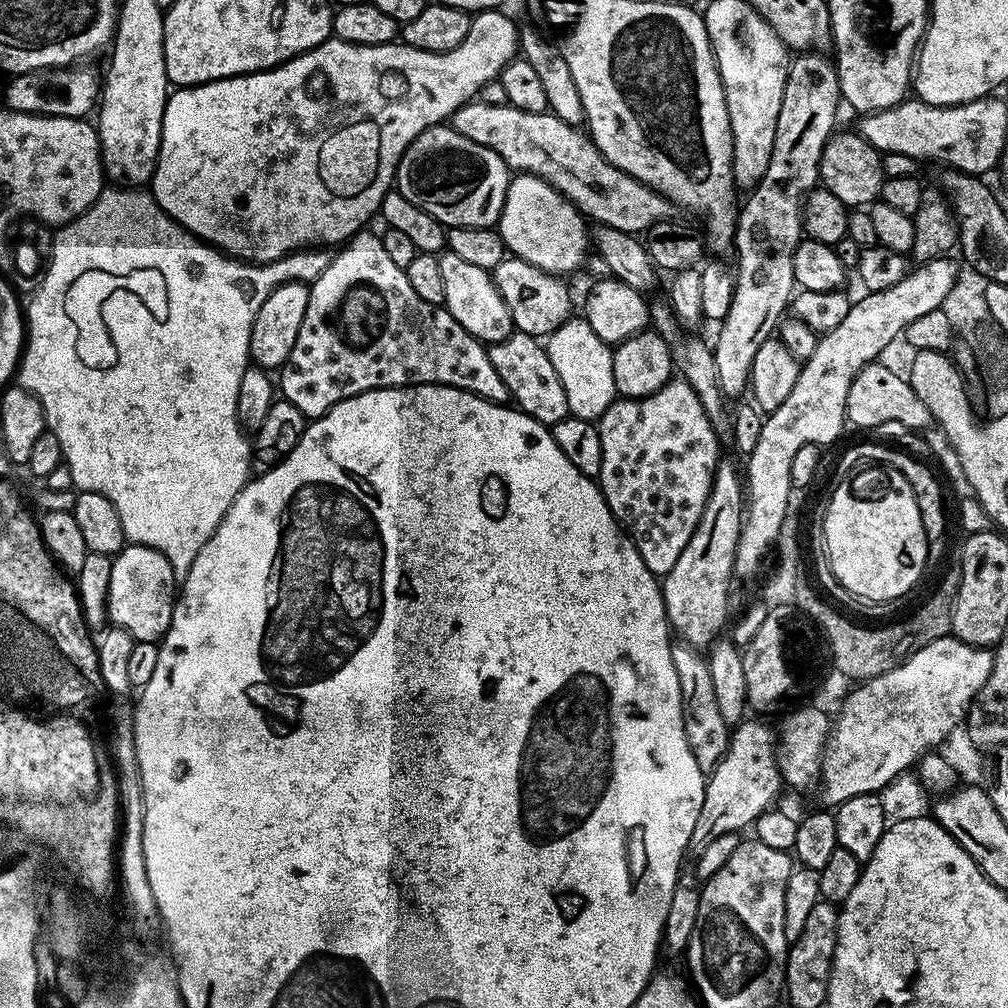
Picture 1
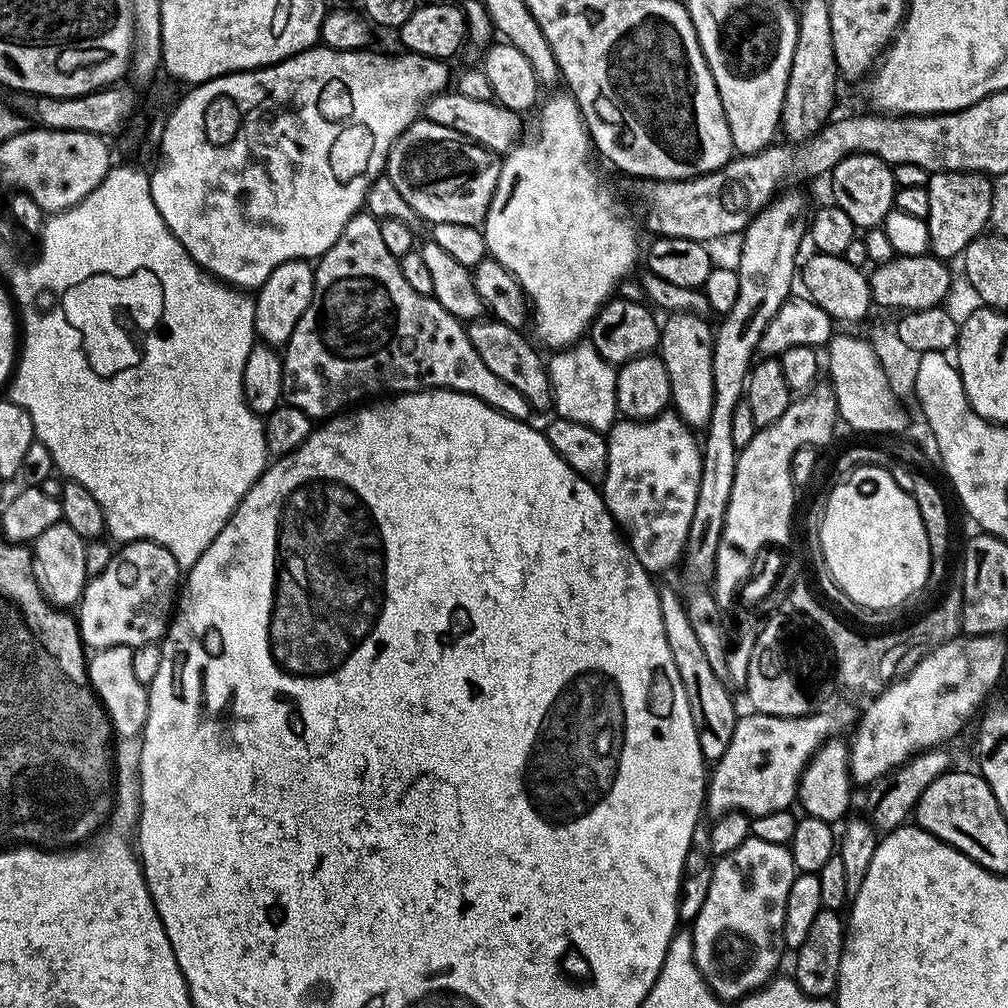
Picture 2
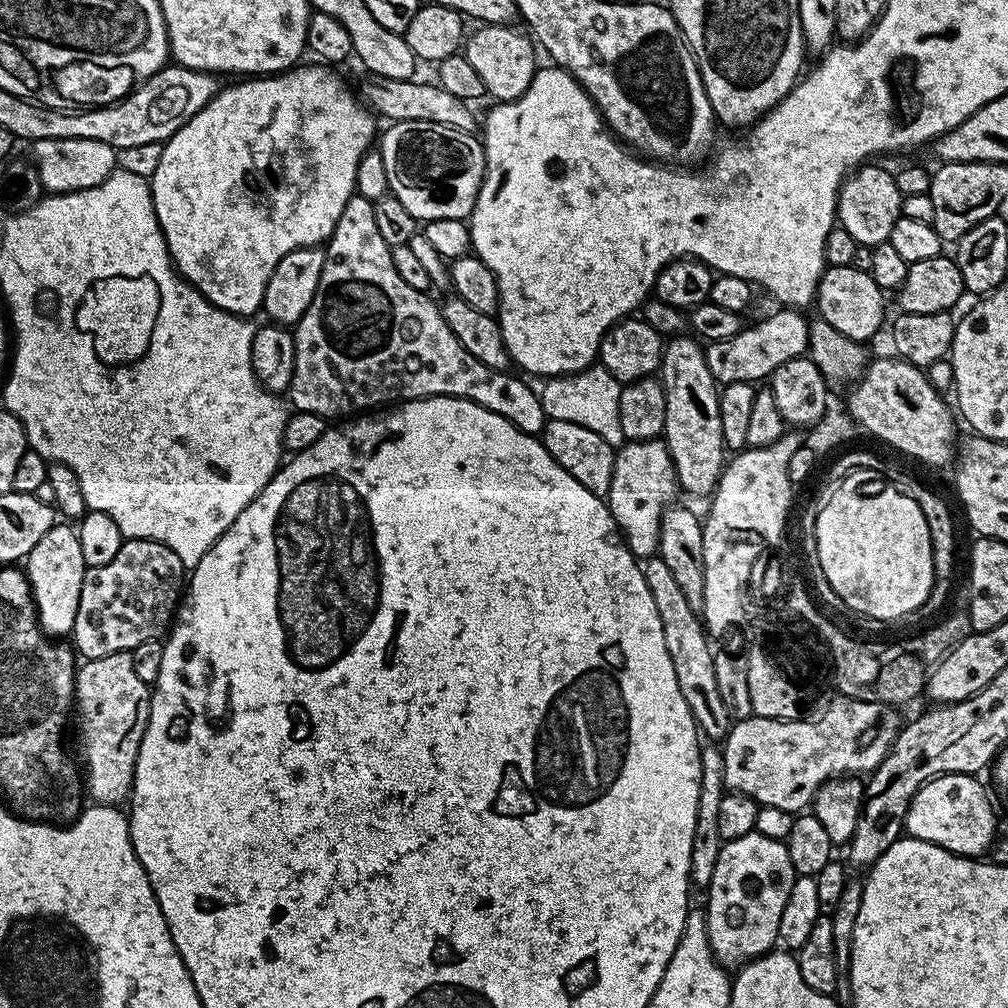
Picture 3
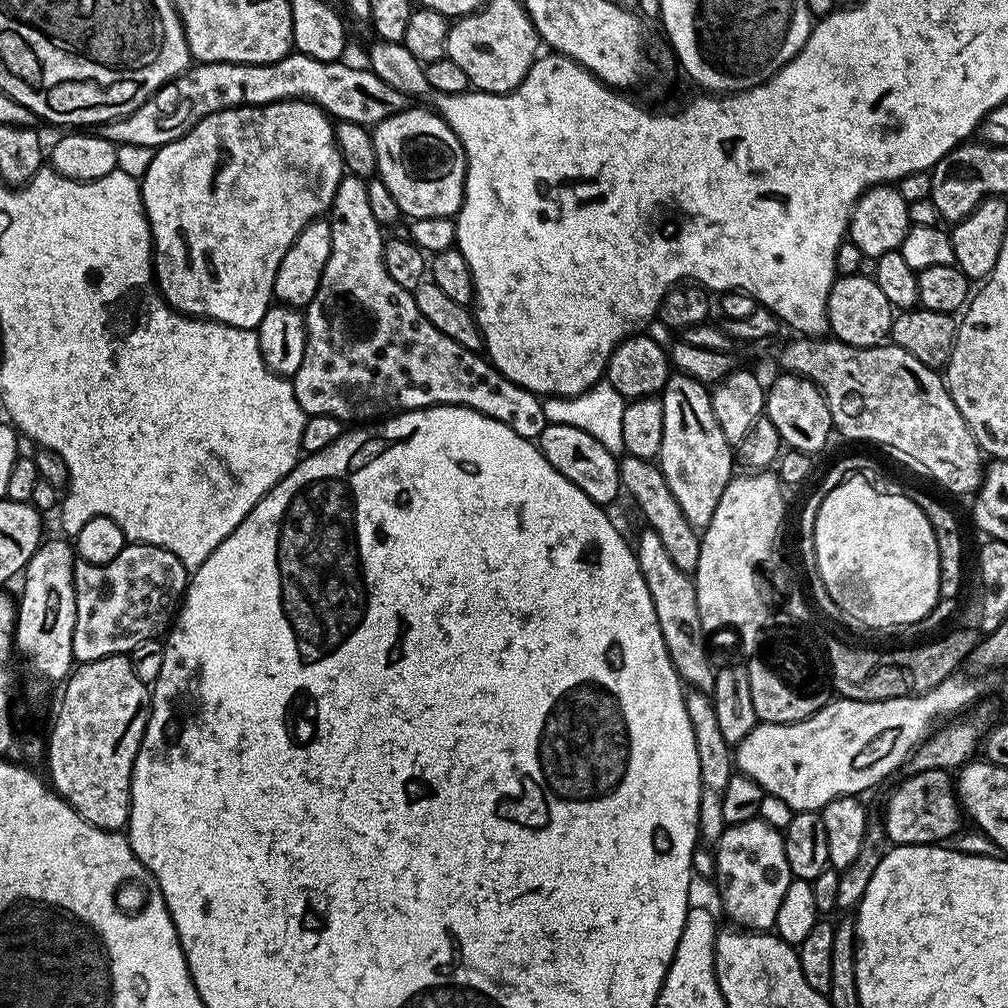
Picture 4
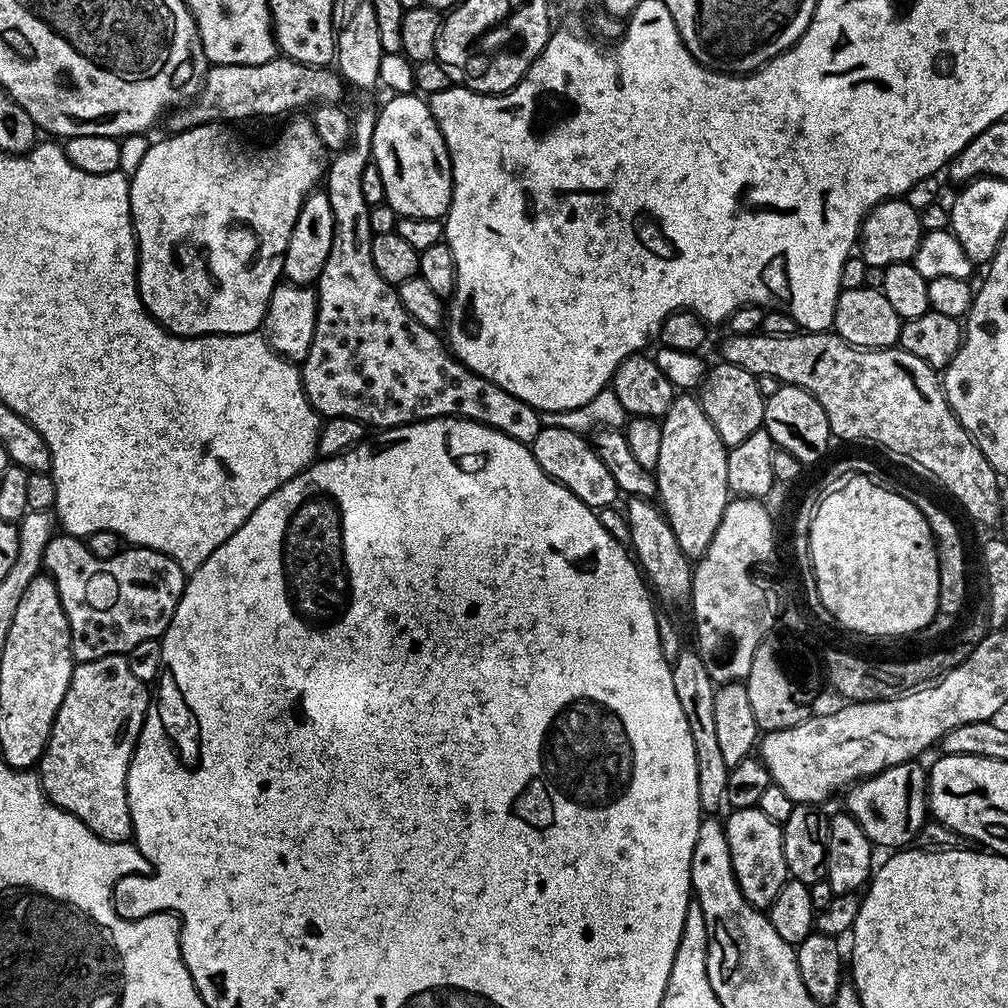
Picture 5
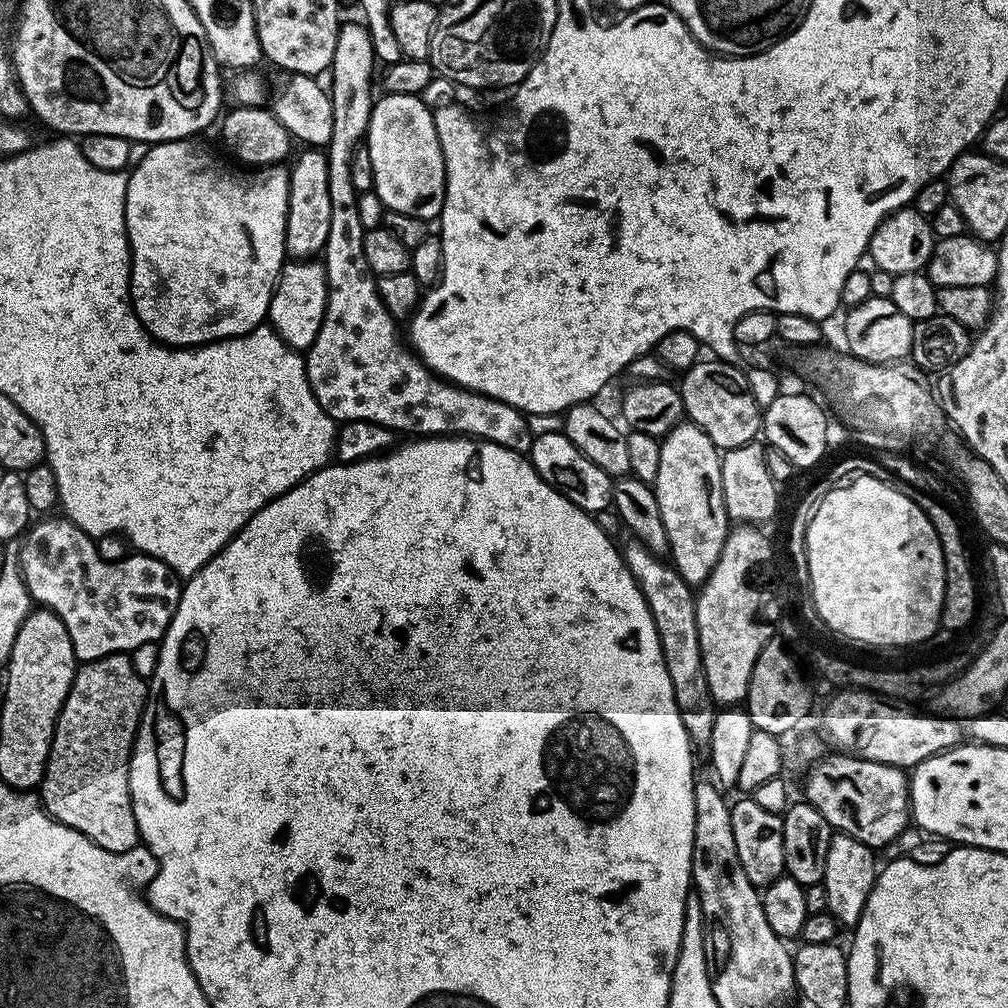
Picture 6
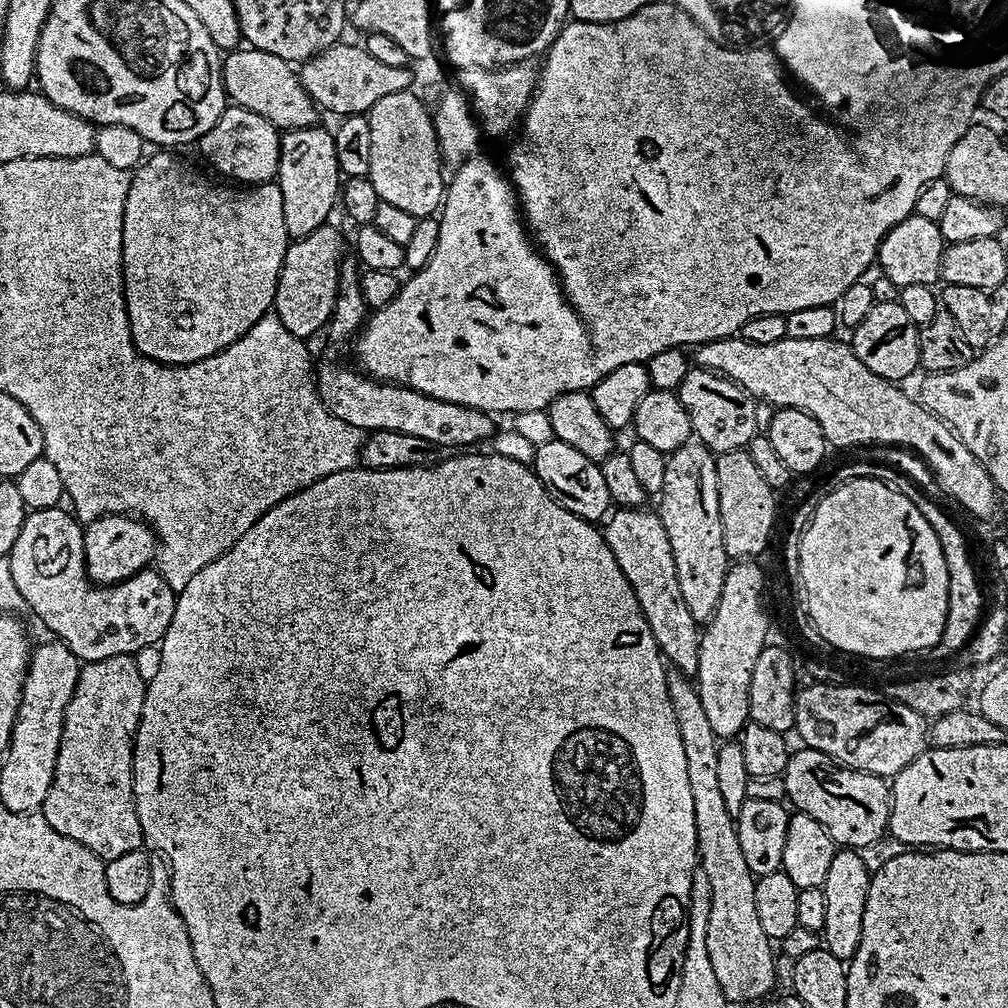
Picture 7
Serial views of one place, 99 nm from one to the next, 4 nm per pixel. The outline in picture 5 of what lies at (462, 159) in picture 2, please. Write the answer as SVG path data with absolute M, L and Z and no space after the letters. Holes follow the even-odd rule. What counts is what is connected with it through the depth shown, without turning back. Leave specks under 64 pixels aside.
M396 94L391 98L393 100L386 101L384 109L381 107L376 113L372 139L372 160L378 166L378 174L382 174L387 207L392 207L400 216L441 219L452 201L452 163L446 142L438 130L436 119L430 114L427 99L416 94Z

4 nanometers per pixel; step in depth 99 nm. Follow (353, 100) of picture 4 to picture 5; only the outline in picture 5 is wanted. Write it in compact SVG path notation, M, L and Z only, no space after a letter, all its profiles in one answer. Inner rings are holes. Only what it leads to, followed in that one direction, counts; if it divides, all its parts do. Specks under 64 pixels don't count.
M287 58L261 64L214 64L204 77L204 87L199 96L167 117L167 131L175 134L199 124L248 120L251 116L280 116L283 112L295 113L300 110L295 108L303 104L340 104L344 91L346 85L339 71L328 66L315 68Z

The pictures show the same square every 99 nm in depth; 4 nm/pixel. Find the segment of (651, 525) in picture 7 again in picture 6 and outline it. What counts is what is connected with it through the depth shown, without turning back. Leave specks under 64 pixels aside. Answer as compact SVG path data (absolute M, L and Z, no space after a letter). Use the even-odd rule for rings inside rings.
M628 538L622 544L624 564L642 590L646 606L654 618L658 638L662 646L662 658L666 662L666 674L670 674L670 686L674 690L674 702L686 726L688 739L697 749L707 749L710 730L714 730L714 718L718 705L710 694L710 682L706 682L706 670L702 666L702 650L696 617L697 593L676 573L667 559L655 556L641 540Z

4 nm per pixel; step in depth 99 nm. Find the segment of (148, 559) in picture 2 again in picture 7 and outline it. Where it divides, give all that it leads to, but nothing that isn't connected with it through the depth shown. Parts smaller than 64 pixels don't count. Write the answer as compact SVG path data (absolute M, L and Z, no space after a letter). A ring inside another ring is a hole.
M63 507L47 508L46 510L29 511L26 522L22 522L22 534L18 534L18 542L14 542L14 550L8 557L10 562L10 571L14 573L14 583L18 586L18 594L22 594L25 605L49 628L51 635L55 639L62 640L64 645L74 653L81 662L89 660L101 660L102 658L114 658L115 656L130 656L138 650L142 650L142 646L150 646L151 644L160 644L164 639L166 630L170 626L170 622L174 618L174 610L176 609L176 597L178 593L170 587L166 582L166 578L160 576L159 571L145 570L139 572L137 576L130 577L129 580L123 580L121 584L109 584L107 586L94 586L93 581L88 578L88 567L84 565L84 528L81 521L77 520L71 511L65 510Z

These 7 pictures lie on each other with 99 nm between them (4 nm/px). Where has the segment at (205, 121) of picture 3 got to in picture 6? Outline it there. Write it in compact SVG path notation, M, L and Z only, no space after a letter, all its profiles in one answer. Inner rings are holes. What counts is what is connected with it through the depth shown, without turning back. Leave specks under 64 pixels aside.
M200 138L166 140L162 144L151 145L147 151L148 153L141 158L140 165L136 169L133 167L128 176L126 210L124 211L124 221L128 231L128 247L132 250L130 299L136 317L154 339L173 348L190 348L210 344L214 340L228 340L231 336L241 336L250 330L261 327L268 315L268 307L272 301L272 289L280 279L280 273L286 263L284 235L286 234L286 218L290 202L289 169L284 164L269 164L266 168L252 168L251 170L240 170L244 172L235 172L231 168L233 165L223 155L220 157L214 149L207 148Z

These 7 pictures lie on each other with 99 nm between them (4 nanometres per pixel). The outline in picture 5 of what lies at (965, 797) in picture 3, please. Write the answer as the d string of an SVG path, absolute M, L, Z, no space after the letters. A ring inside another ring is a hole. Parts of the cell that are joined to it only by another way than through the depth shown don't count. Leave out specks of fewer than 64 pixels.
M920 762L886 768L877 776L859 781L848 794L847 811L852 813L866 838L870 838L877 849L900 850L911 845L929 815L928 777L925 765Z

